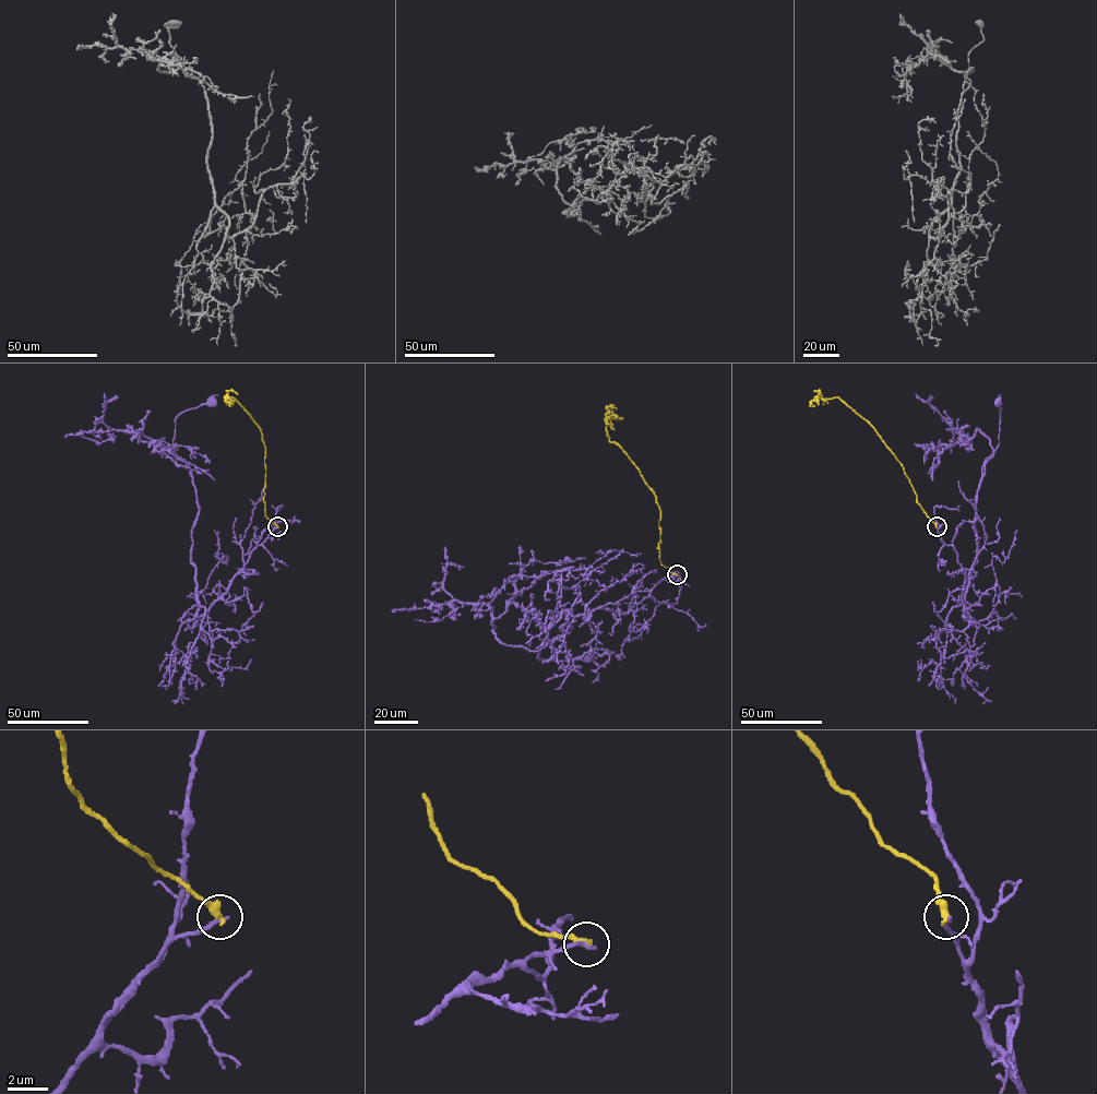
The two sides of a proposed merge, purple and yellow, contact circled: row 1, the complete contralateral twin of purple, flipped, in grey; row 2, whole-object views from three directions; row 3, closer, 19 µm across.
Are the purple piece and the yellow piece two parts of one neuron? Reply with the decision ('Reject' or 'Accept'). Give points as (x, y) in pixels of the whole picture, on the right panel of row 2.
Reject

